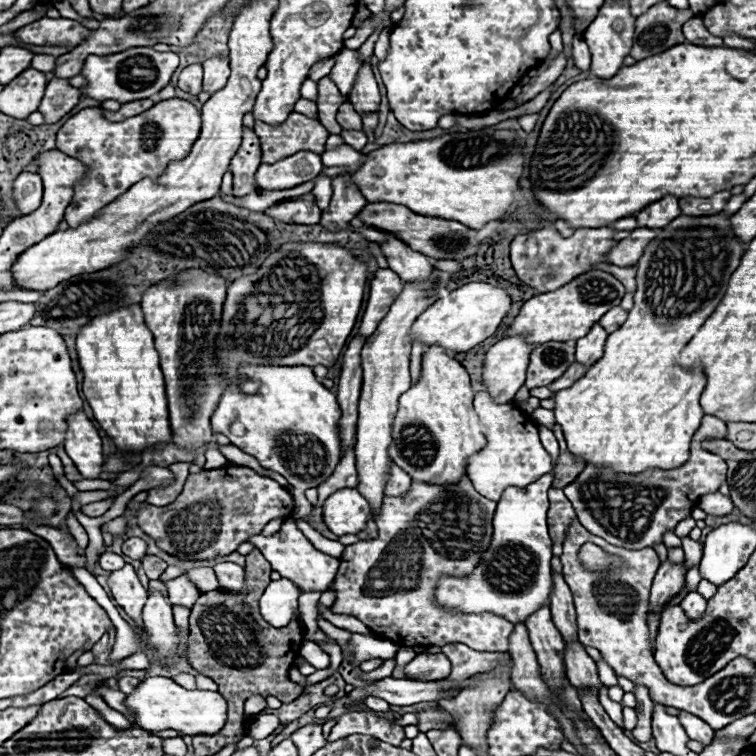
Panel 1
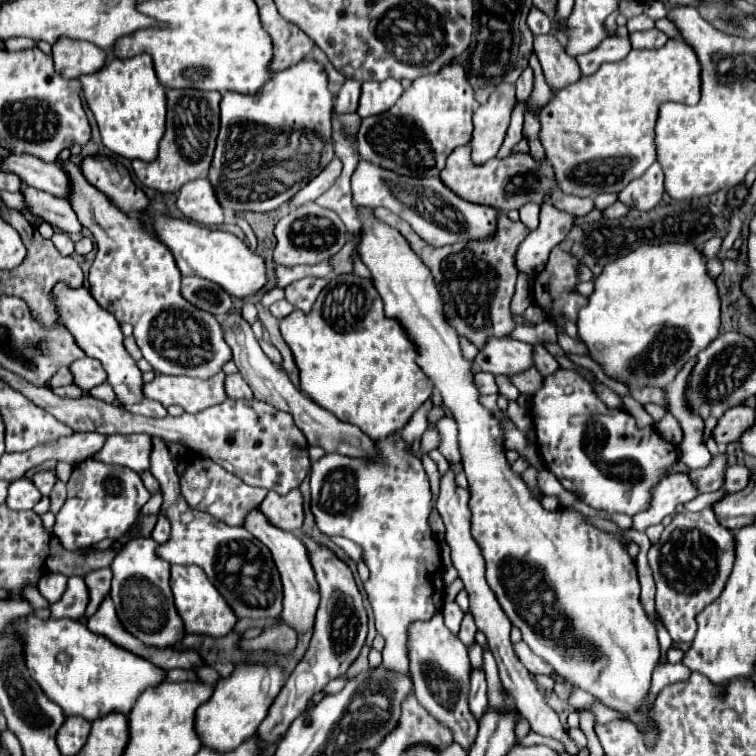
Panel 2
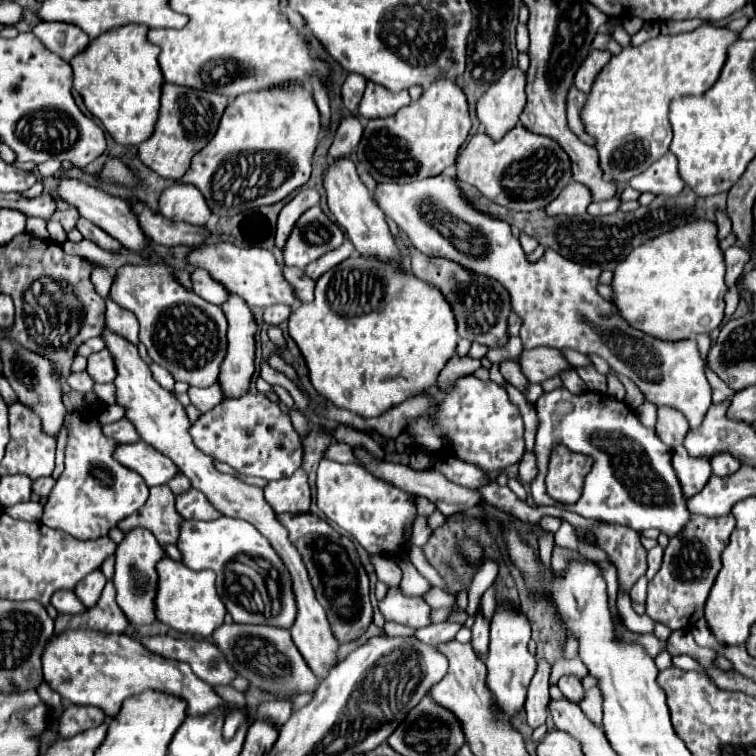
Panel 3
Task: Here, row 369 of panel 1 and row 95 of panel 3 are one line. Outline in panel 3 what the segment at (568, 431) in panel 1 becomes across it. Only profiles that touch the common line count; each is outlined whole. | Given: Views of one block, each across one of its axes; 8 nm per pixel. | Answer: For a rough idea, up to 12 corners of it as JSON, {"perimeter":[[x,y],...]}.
{"perimeter":[[740,34],[628,46],[582,110],[606,180],[668,152],[668,106],[712,88]]}

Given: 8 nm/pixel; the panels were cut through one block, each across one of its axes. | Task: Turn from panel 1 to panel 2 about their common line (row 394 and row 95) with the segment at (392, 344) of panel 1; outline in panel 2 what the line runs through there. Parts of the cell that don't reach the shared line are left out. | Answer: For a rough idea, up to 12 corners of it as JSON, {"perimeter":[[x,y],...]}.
{"perimeter":[[394,78],[364,82],[358,116],[390,110],[402,96]]}

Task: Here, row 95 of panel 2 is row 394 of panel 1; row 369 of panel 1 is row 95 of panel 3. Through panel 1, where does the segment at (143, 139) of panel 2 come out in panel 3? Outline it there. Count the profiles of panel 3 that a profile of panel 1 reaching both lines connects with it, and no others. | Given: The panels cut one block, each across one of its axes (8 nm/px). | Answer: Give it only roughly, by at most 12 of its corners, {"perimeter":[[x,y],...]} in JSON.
{"perimeter":[[146,26],[70,60],[74,90],[118,144],[152,134],[164,78]]}

